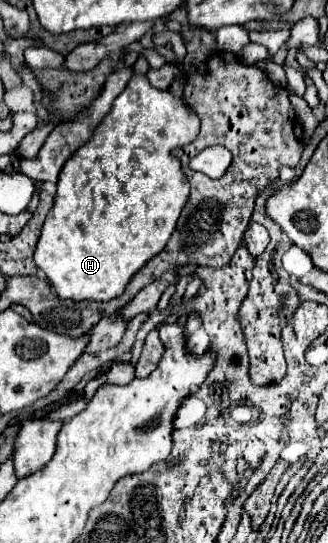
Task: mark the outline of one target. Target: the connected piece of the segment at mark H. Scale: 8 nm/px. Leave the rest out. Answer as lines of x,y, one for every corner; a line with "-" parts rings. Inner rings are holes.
145,75
131,77
125,91
113,101
109,115
93,131
93,137
63,165
57,181
55,205
37,241
35,263
45,271
53,291
61,299
101,303
119,297
131,277
165,247
189,201
189,181
181,161
171,155
171,147
187,145
197,135
199,119
181,97
153,87

